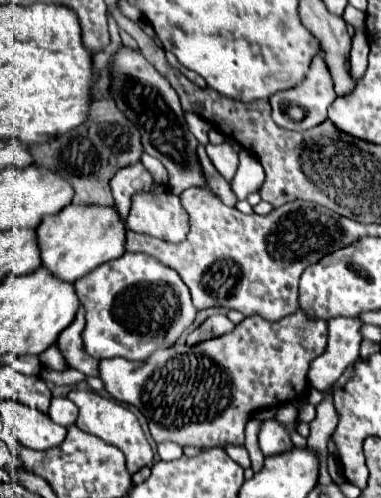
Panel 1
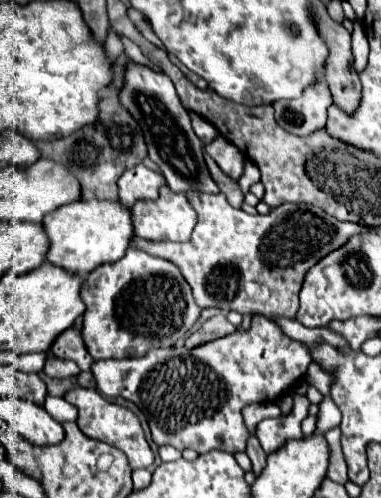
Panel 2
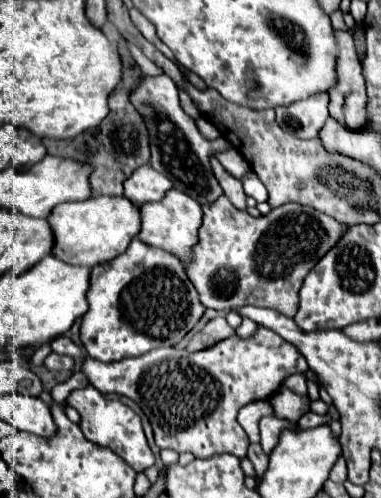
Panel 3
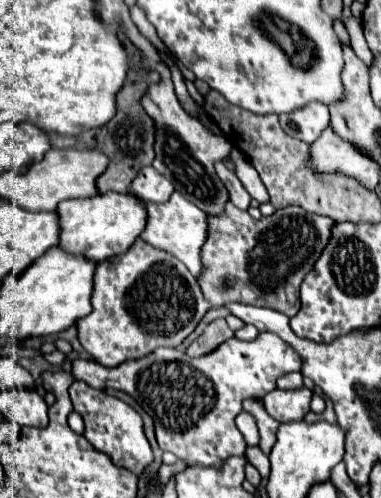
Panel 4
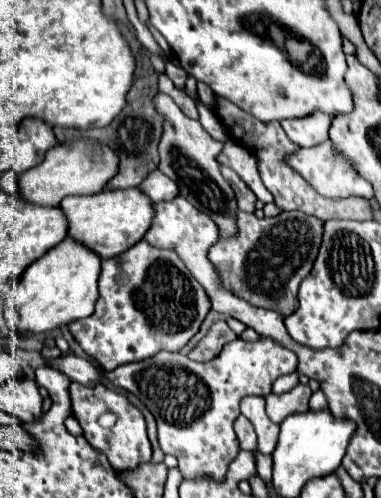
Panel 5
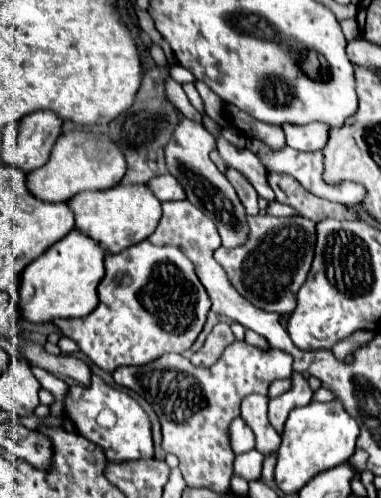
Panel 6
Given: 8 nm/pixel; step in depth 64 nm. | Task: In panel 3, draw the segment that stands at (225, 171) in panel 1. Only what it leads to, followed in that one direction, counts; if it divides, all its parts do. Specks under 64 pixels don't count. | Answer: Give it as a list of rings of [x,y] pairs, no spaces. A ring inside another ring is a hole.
[[[232,146],[228,150],[224,150],[224,152],[218,152],[216,158],[224,166],[224,170],[230,172],[234,178],[242,178],[246,174],[246,170],[250,170],[244,156],[240,156],[240,152],[236,152],[236,148],[232,148]]]

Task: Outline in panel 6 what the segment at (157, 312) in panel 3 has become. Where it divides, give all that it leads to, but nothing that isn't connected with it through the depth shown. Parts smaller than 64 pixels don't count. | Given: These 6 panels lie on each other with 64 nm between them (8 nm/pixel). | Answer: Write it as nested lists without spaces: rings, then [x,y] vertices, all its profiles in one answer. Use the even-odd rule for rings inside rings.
[[[144,240],[120,254],[106,256],[104,268],[106,274],[98,284],[100,302],[96,310],[86,318],[56,320],[56,326],[62,330],[62,334],[72,338],[96,366],[100,366],[106,372],[114,372],[118,366],[148,364],[166,352],[182,354],[192,346],[206,322],[210,300],[198,276],[194,274],[192,262],[178,248],[154,246],[148,240]]]

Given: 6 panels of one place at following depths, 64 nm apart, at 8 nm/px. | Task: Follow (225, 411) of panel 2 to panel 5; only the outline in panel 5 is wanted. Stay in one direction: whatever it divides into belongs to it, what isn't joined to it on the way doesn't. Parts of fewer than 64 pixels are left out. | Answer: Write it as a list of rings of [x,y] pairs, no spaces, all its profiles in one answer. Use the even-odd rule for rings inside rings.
[[[260,336],[256,342],[236,338],[208,362],[194,362],[180,352],[162,350],[152,358],[122,364],[110,372],[104,372],[86,358],[72,354],[50,360],[50,366],[68,374],[72,382],[76,380],[84,386],[96,386],[104,376],[112,386],[136,394],[156,418],[162,452],[178,458],[178,468],[184,478],[212,476],[214,480],[224,480],[228,464],[240,452],[240,442],[234,432],[234,420],[240,414],[240,400],[244,396],[266,396],[278,376],[296,372],[298,360],[292,350],[282,348],[268,336]]]

